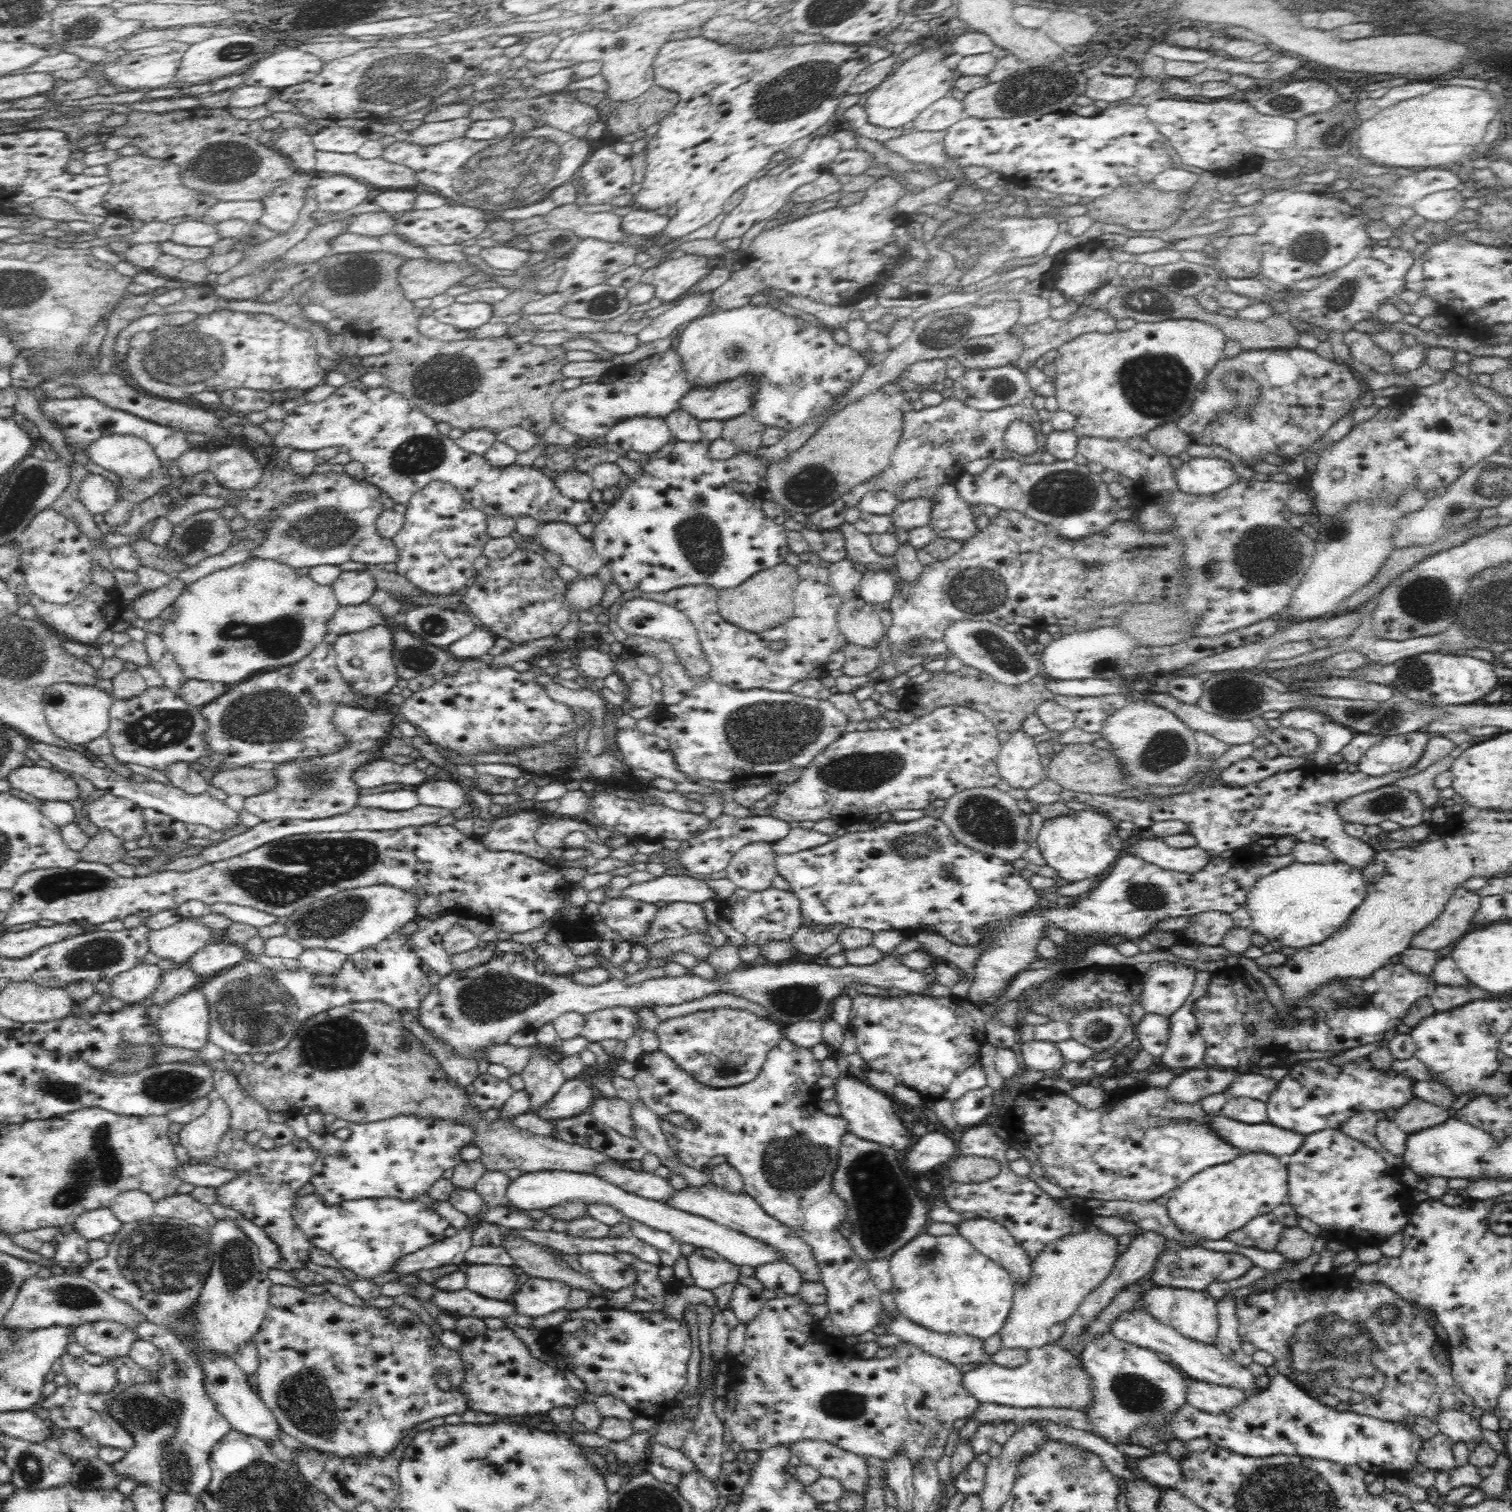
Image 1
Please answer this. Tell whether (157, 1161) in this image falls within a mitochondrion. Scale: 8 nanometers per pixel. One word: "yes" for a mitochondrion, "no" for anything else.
no

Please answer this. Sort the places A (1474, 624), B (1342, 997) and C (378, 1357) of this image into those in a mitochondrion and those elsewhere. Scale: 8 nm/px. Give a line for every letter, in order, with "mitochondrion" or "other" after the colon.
A: mitochondrion
B: mitochondrion
C: other

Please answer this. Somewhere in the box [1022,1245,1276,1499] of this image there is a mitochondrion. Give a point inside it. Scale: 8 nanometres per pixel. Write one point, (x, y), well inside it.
(1137, 1394)

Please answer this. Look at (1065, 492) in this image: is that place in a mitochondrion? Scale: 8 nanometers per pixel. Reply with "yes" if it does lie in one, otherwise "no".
yes

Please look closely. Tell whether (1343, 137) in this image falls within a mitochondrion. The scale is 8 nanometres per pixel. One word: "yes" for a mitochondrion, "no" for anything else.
no

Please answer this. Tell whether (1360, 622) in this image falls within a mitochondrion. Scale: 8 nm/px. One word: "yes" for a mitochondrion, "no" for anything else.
no

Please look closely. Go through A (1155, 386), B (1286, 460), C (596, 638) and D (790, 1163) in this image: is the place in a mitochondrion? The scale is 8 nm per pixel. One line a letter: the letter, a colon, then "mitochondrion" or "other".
A: mitochondrion
B: other
C: other
D: mitochondrion

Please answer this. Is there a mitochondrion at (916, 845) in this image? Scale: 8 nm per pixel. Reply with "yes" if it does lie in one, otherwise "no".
yes

